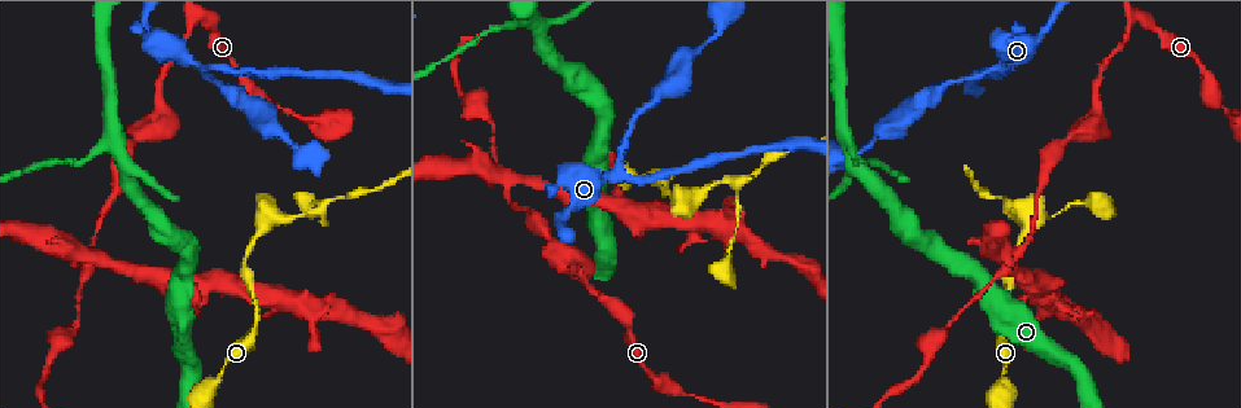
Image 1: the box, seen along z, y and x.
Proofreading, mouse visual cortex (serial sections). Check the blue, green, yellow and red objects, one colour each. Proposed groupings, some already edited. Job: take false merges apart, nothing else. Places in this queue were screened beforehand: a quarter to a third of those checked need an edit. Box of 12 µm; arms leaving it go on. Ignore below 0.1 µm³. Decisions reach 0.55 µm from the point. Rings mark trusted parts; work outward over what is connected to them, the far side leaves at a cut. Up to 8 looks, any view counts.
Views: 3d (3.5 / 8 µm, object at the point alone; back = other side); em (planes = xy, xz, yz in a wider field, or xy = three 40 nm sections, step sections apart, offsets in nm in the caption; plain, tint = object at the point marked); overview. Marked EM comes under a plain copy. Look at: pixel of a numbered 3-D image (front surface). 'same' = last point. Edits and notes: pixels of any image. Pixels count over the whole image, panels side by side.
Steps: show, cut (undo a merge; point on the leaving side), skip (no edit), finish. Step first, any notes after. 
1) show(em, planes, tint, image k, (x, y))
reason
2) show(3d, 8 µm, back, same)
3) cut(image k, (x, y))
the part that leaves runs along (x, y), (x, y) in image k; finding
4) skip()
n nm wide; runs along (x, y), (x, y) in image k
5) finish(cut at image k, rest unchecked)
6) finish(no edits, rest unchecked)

show(3d, 3.5 µm, image 1, (260, 225))
a fork

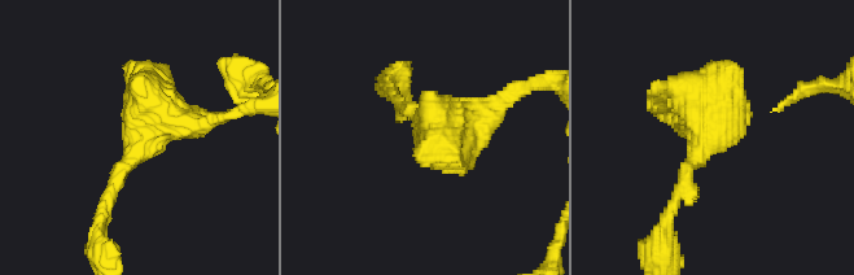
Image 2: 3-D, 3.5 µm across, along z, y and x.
show(em, xy, step 3, tint, image 2, (704, 140))

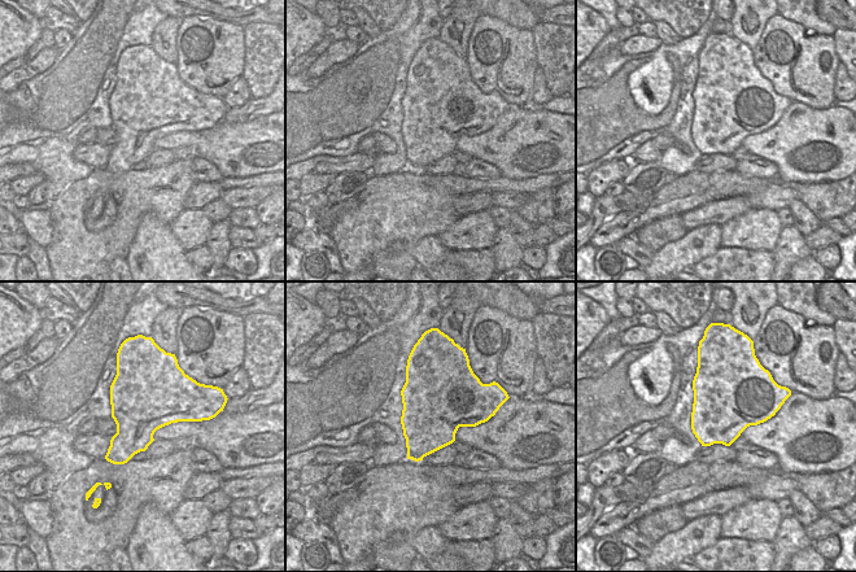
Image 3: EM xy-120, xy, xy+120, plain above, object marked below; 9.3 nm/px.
skip()
all the same cell

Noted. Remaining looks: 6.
show(3d, 3.5 µm, image 1, (164, 124))
sharp bend

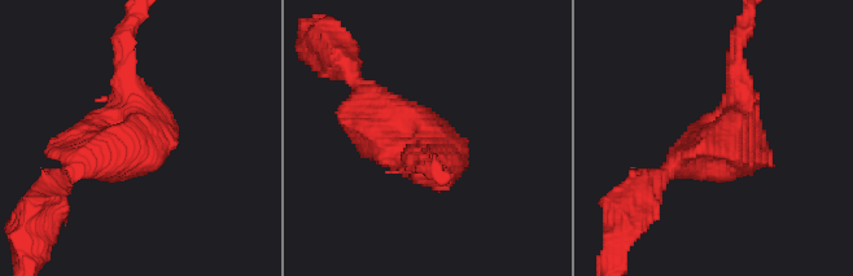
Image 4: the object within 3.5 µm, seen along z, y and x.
show(em, xy, step 5, tint, image 4, (136, 137))
arms of 200, 400 nm; need the tissue

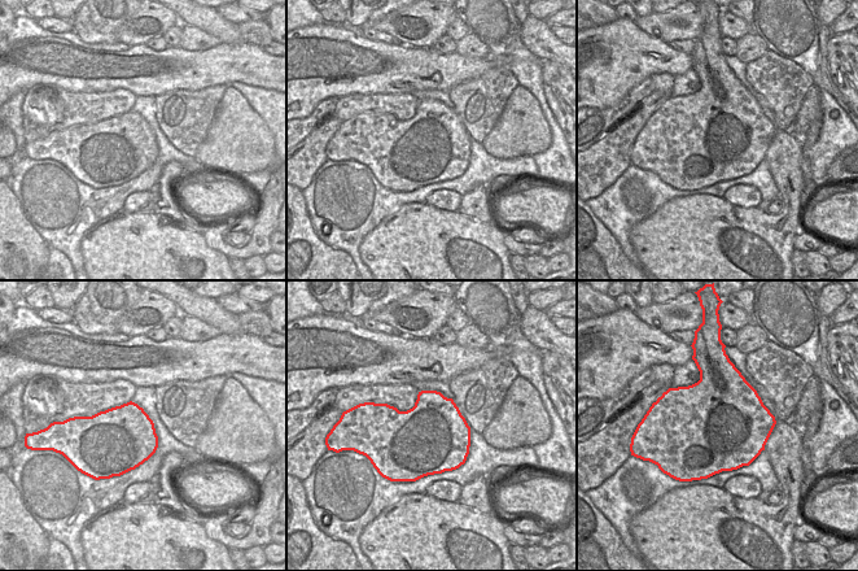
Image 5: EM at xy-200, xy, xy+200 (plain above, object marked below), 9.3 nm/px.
skip()
650 nm wide; runs along (738, 52), (731, 136), (674, 163) in image 4; continuous, no second cell

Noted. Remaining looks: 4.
finish(no edits, rest unchecked)

